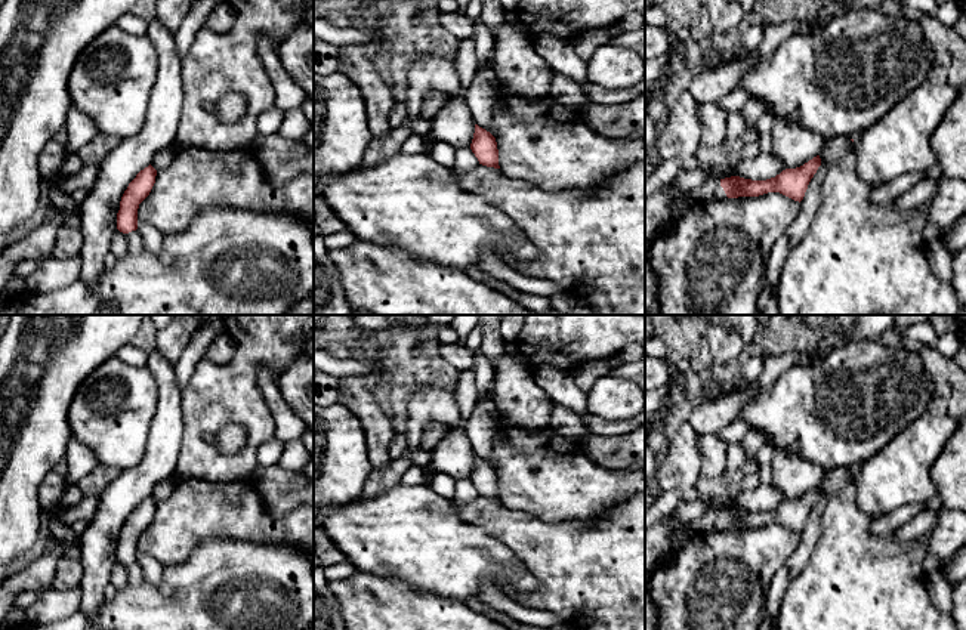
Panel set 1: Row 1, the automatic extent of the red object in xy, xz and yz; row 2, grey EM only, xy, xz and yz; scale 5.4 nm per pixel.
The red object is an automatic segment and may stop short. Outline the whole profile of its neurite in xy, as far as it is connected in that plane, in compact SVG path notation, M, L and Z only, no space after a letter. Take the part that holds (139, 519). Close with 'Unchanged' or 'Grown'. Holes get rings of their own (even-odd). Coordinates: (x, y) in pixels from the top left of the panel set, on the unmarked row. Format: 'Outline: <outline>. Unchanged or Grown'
Outline: M149 495L141 501L124 522L120 541L117 544L117 560L124 565L129 584L138 586L145 581L142 568L138 562L139 535L149 526L155 515L157 501Z. Grown

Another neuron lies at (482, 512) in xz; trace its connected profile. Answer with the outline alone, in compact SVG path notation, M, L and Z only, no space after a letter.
M645 492L620 501L595 525L546 524L482 495L453 504L460 519L497 538L537 578L540 589L528 595L503 584L500 592L512 600L547 611L575 630L645 630Z

